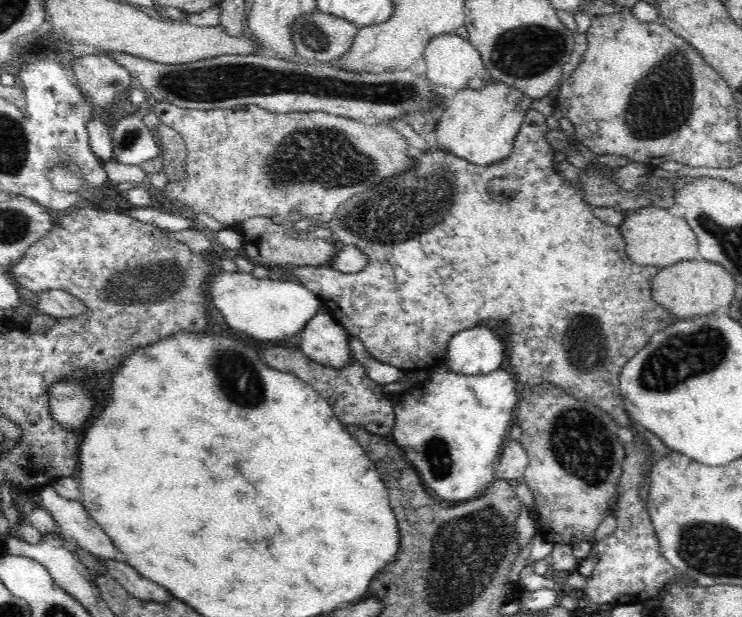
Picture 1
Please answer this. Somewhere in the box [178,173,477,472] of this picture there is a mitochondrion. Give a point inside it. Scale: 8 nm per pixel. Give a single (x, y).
(245, 388)

